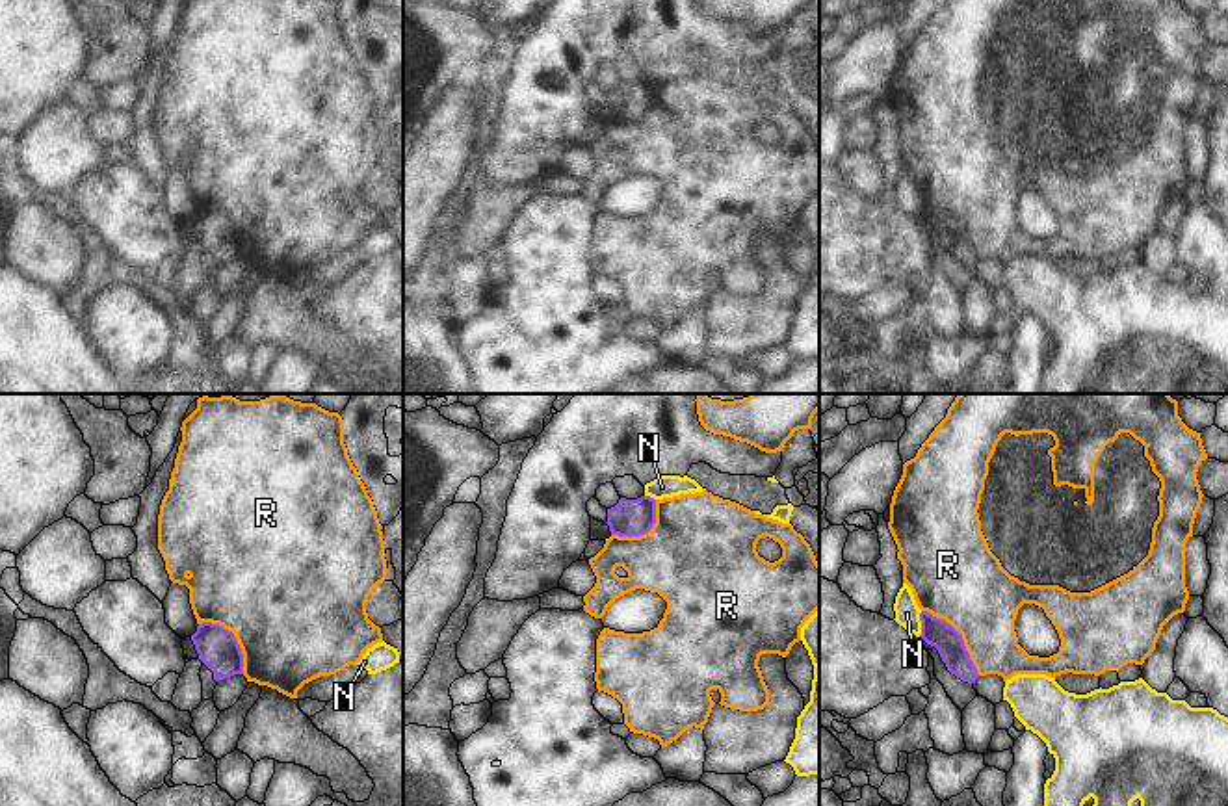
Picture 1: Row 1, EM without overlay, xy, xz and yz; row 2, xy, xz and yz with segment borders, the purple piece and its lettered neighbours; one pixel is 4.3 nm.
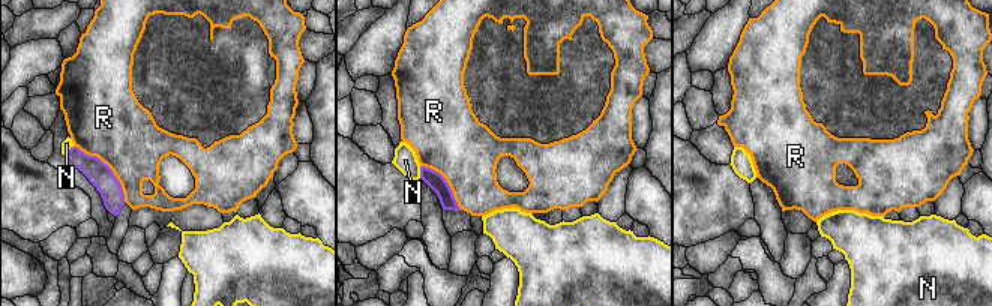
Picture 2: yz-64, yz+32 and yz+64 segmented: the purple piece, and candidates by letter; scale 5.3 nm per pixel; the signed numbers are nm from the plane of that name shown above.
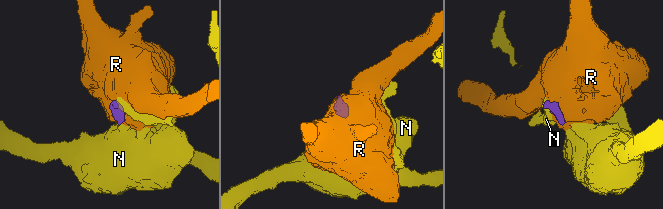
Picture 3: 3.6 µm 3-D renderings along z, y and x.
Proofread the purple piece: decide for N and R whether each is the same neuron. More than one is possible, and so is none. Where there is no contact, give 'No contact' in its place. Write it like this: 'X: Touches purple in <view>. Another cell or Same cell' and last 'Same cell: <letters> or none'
N: Touches purple in yz. Another cell
R: Touches purple in yz. Another cell
Same cell: none.

